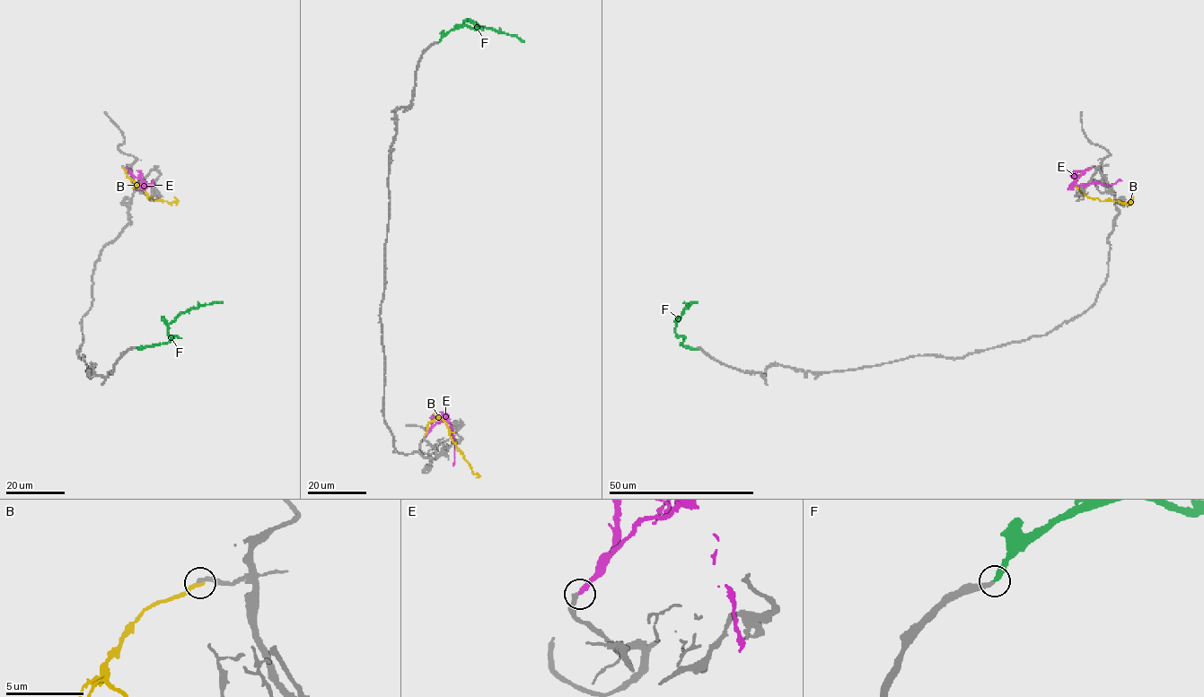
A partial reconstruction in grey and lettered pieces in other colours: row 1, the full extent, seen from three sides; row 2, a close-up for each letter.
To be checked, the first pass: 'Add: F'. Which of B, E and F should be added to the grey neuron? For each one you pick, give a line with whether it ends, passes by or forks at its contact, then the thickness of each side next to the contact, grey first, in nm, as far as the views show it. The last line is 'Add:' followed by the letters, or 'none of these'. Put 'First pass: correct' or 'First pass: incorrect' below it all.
F: It ends there. Thickness 320 nm (grey) against 300 nm
Add: F
First pass: correct

